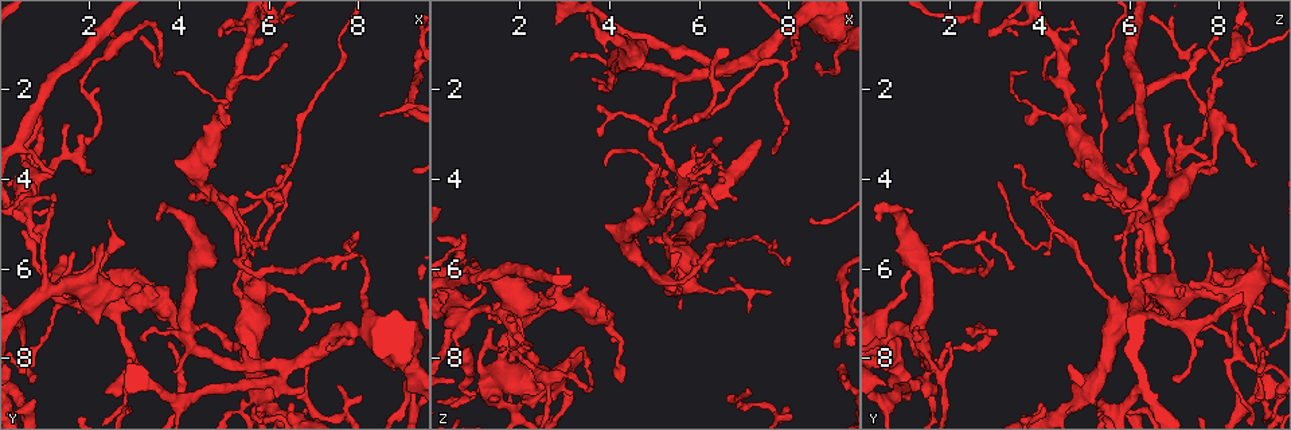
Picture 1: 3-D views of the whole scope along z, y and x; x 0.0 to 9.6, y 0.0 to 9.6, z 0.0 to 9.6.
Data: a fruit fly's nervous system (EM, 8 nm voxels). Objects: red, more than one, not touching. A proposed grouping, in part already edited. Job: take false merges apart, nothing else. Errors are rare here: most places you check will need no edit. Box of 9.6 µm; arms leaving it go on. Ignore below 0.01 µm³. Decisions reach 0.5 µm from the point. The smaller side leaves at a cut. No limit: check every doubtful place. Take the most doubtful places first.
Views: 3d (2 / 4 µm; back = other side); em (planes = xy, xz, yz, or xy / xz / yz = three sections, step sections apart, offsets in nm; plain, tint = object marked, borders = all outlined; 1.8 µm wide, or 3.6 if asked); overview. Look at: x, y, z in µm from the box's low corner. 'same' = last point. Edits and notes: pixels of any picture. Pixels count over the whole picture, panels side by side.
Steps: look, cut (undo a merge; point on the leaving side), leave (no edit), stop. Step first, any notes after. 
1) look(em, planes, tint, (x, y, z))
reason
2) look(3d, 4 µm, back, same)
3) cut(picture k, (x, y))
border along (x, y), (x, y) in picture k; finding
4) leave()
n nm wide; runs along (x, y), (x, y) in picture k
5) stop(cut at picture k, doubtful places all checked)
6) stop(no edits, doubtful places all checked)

look(3d, 4 µm, (5.55, 7.10, 6.05))
two arms in line, one across

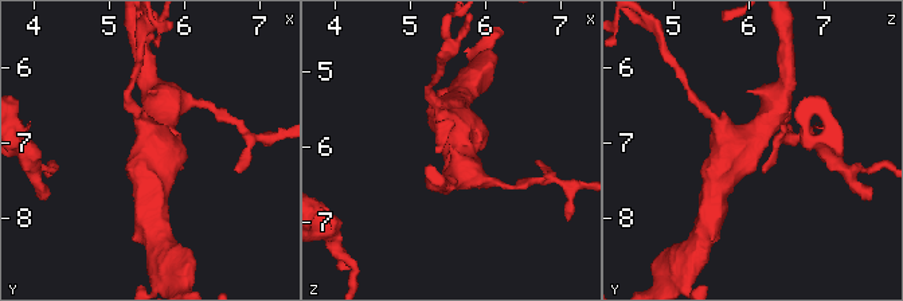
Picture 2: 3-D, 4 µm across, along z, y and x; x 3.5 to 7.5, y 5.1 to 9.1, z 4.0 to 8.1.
look(em, xz, step 16, tint, (5.55, 7.00, 6.10))
3 arms

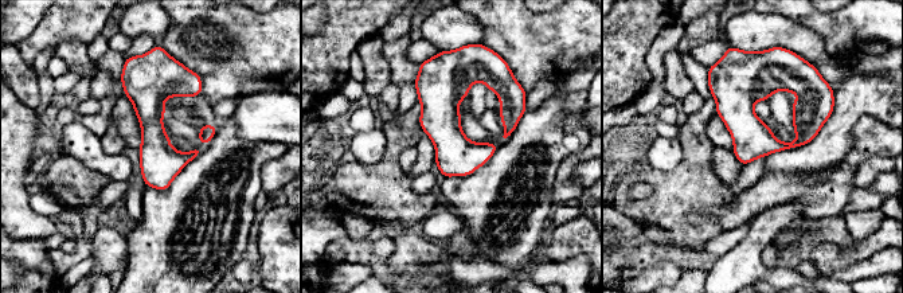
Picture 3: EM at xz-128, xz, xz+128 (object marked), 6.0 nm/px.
look(em, planes, tint, same)
another direction

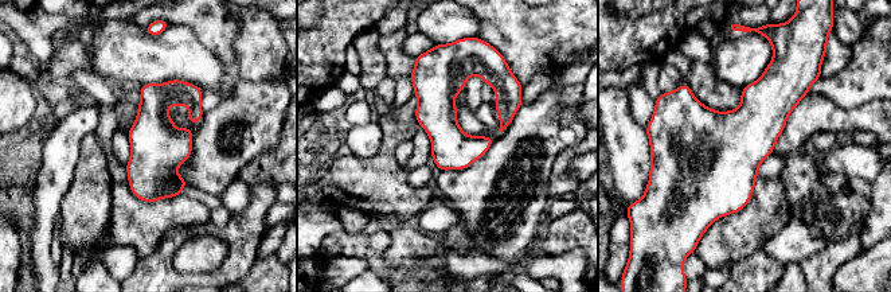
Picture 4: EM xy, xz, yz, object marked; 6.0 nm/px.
leave()
continuous, no second neuron

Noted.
look(em, xy, step 4, tint, (1.05, 6.40, 6.20))
looks like a crossing

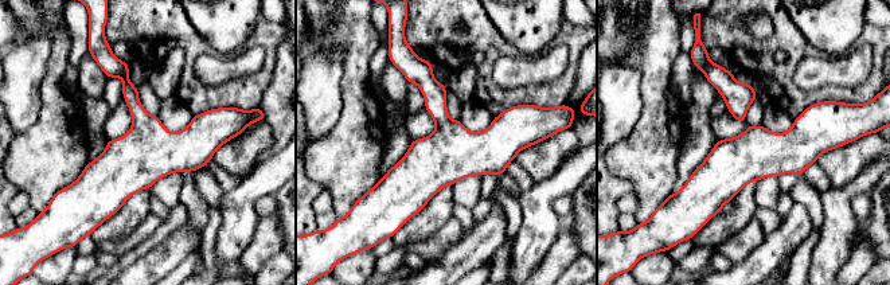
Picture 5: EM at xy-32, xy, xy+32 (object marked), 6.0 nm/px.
look(em, planes, tint, same)

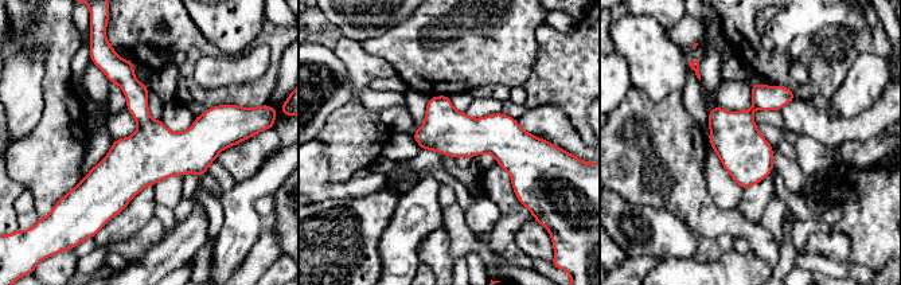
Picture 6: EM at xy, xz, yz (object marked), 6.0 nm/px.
leave()
280 nm wide; runs along (229, 133), (82, 186) in picture 6; one neuron here

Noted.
look(3d, 2 µm, (1.85, 1.85, 7.90))
abrupt turn

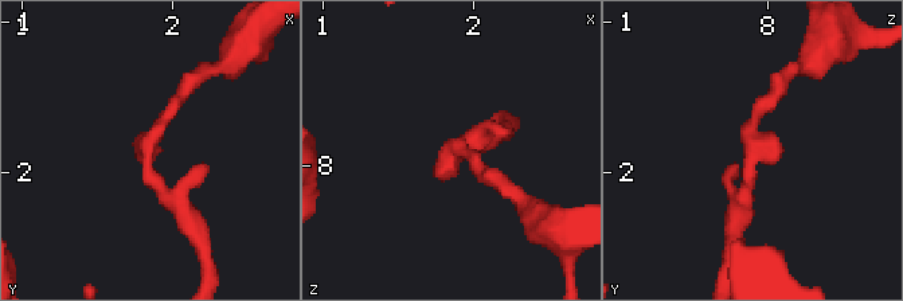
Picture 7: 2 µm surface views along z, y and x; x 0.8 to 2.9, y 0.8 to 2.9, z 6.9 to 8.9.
look(em, xy, step 8, tint, (1.84, 1.82, 7.90))

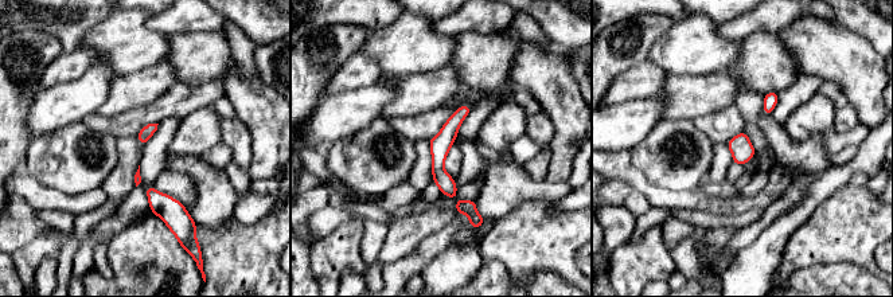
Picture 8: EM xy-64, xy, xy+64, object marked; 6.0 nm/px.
look(em, planes, tint, same)
another direction

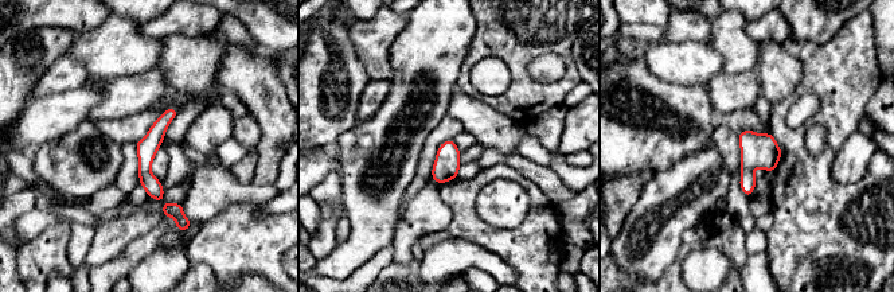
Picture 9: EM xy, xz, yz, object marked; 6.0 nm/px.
leave()
runs along (171, 111), (145, 176), (179, 224) in picture 9; continuous, no second neuron

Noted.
stop(no edits, doubtful places all checked)

